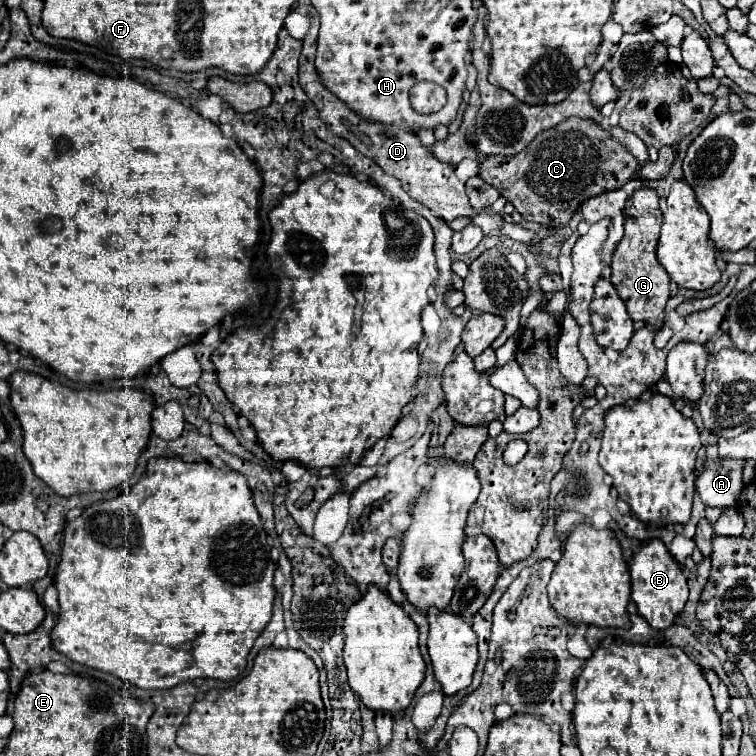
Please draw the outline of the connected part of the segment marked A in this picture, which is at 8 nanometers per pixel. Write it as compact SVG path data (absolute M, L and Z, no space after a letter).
M710 460L706 464L706 470L698 474L696 478L696 492L700 494L702 502L712 508L732 508L738 504L738 498L742 496L744 482L742 482L742 460Z

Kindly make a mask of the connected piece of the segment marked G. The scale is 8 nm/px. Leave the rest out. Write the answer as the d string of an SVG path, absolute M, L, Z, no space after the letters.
M648 186L636 188L626 198L624 216L626 216L624 236L618 242L610 262L610 268L612 268L610 282L616 288L618 296L624 300L632 320L644 320L646 324L660 328L664 324L664 306L670 298L670 290L668 290L670 276L656 258L656 246L658 246L660 224L662 224L658 192Z

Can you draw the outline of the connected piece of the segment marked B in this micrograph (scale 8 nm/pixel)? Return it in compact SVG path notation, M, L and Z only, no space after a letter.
M652 538L642 542L640 550L628 562L630 576L632 576L632 600L640 612L648 620L648 624L656 630L664 630L674 624L674 618L680 614L688 600L688 586L686 576L682 574L680 564L670 556L668 548L662 540Z

